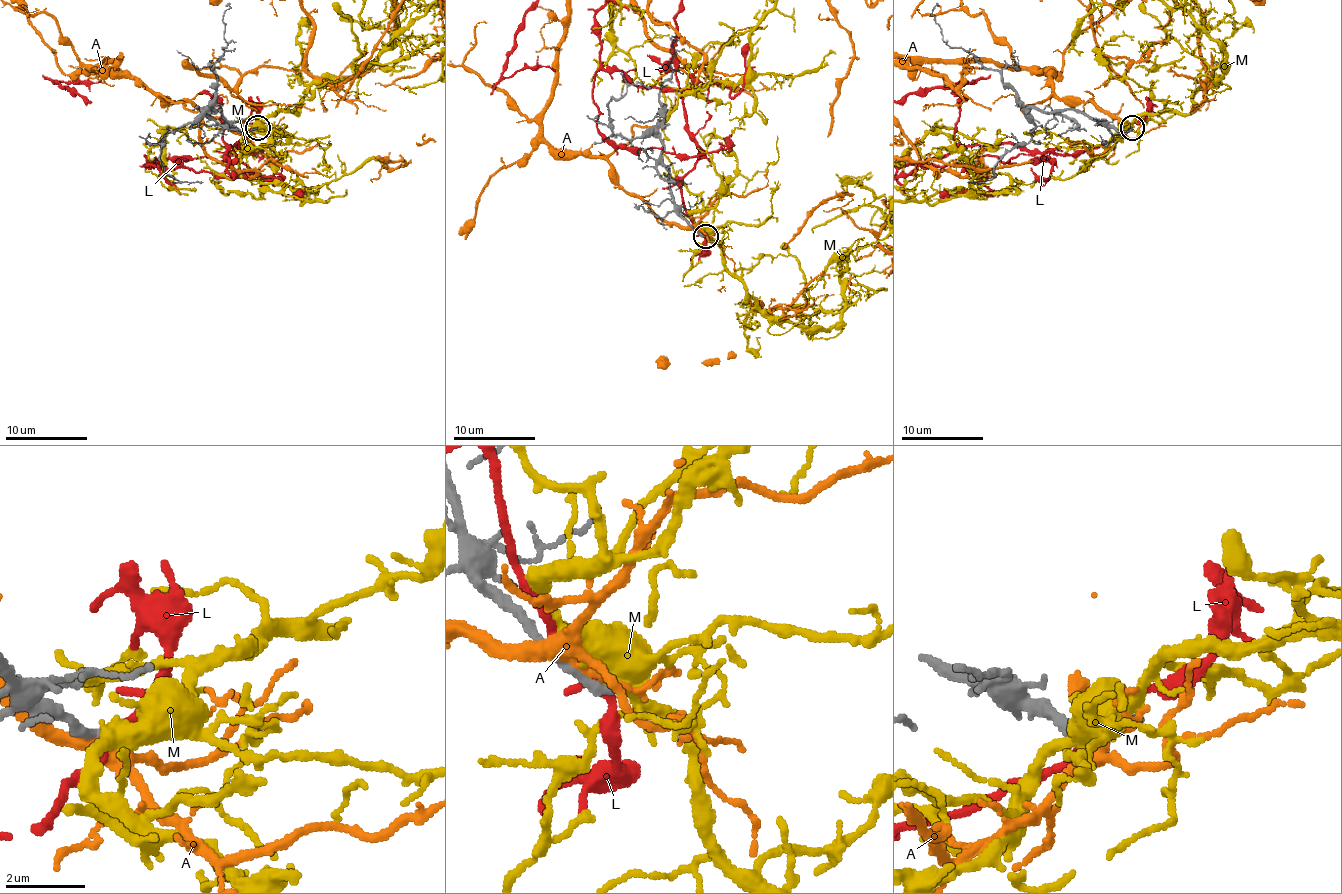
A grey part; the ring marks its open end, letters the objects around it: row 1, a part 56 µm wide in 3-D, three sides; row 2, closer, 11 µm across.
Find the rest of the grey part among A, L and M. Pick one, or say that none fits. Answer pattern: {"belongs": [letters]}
{"belongs": ["M"]}

